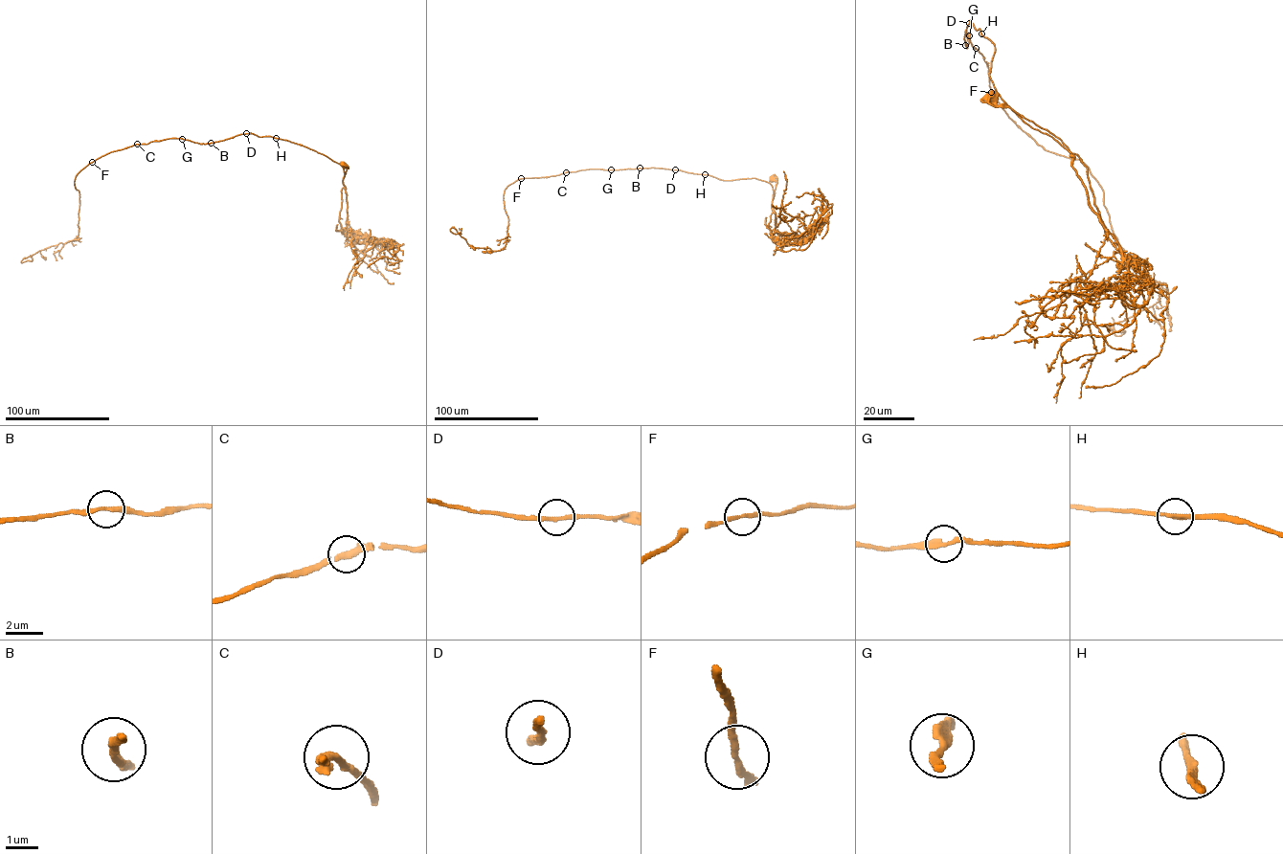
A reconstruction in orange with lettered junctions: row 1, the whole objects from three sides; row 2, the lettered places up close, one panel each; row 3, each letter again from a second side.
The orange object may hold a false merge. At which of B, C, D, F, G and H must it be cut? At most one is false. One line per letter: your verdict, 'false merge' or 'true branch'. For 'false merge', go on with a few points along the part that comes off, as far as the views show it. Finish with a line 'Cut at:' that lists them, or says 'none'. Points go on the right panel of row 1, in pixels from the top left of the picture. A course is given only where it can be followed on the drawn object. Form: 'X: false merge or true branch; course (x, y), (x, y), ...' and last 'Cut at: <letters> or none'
B: true branch
C: true branch
D: true branch
F: true branch
G: true branch
H: true branch
Cut at: none

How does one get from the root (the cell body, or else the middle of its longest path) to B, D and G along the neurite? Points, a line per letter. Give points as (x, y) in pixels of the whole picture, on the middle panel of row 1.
B: (772, 178), (776, 183), (771, 205), (775, 212), (773, 186), (765, 181), (722, 180), (679, 169), (640, 168)
D: (772, 178), (776, 183), (771, 205), (775, 212), (773, 186), (768, 182), (754, 178), (722, 180), (675, 169)
G: (772, 178), (776, 183), (771, 205), (775, 212), (773, 186), (755, 178), (722, 180), (654, 168), (611, 169)

